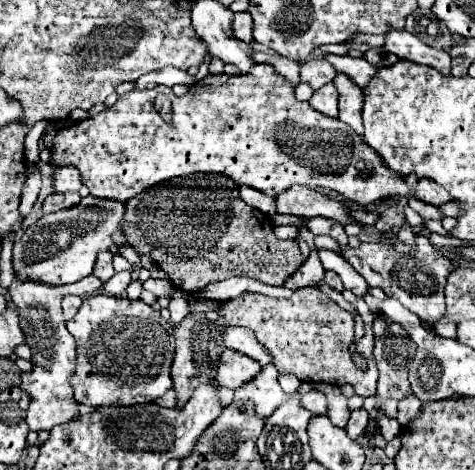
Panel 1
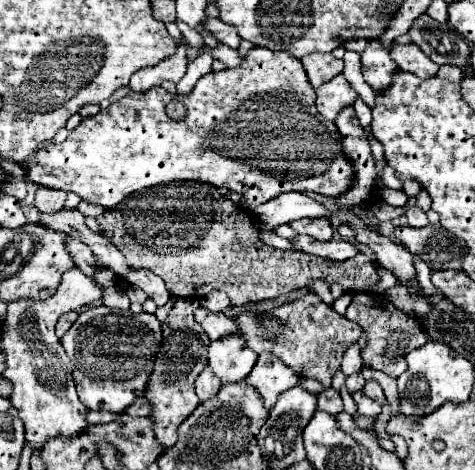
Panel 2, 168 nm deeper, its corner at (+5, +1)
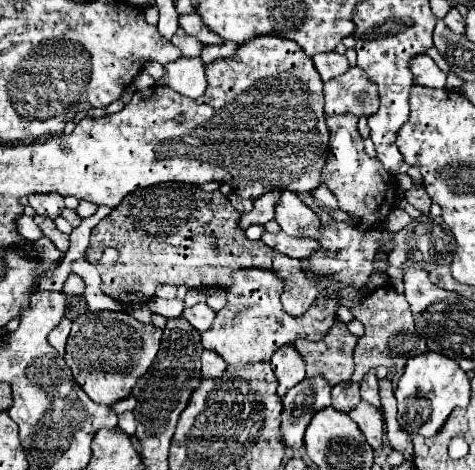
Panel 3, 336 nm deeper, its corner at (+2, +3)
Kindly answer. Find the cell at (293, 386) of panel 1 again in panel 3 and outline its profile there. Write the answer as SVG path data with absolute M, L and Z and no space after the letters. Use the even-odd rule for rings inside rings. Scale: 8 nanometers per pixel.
M323 377L303 379L283 397L281 439L291 451L303 449L303 435L311 417L331 403L331 387Z

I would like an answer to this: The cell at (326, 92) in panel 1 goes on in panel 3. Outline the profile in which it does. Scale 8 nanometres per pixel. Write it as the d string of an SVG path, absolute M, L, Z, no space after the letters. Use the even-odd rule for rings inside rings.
M351 67L347 73L327 81L323 95L327 115L353 113L361 117L377 113L379 107L379 95L375 91L375 85L359 67Z

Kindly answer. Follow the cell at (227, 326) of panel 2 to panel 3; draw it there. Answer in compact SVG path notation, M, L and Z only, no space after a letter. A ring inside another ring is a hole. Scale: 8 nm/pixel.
M199 303L195 307L187 307L183 311L183 317L197 329L197 331L209 331L211 325L213 325L213 319L215 319L215 311L207 307L207 303Z

